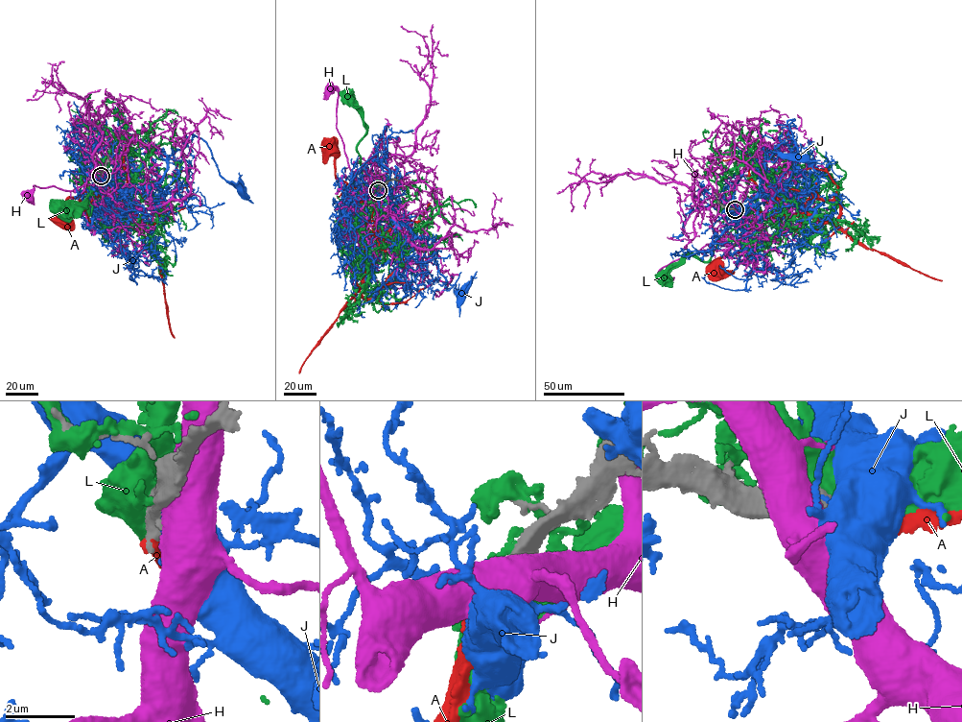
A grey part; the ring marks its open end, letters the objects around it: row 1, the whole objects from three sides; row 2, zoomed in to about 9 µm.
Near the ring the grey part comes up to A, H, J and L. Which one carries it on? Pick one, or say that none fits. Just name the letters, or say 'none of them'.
A

